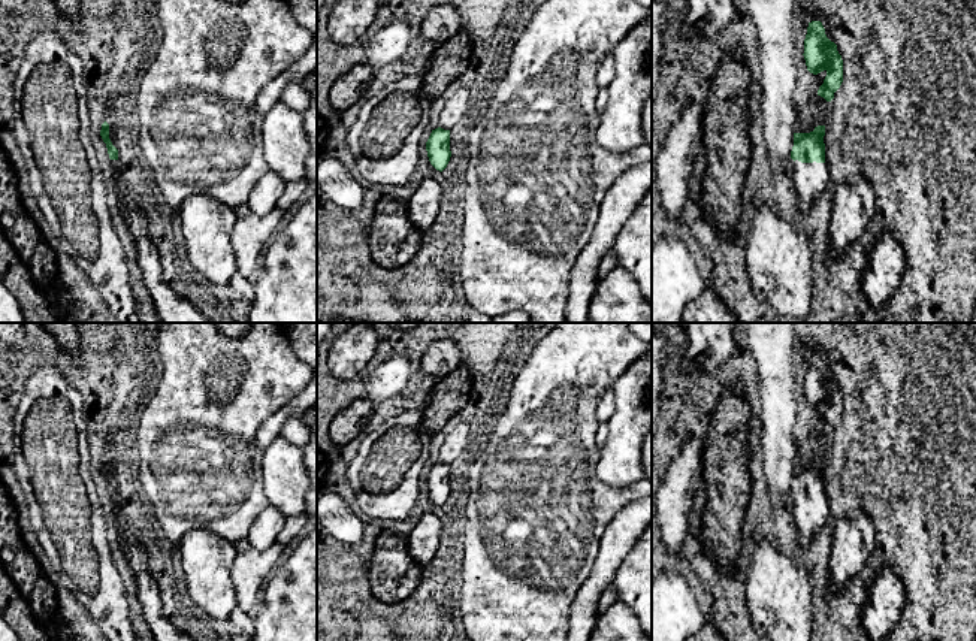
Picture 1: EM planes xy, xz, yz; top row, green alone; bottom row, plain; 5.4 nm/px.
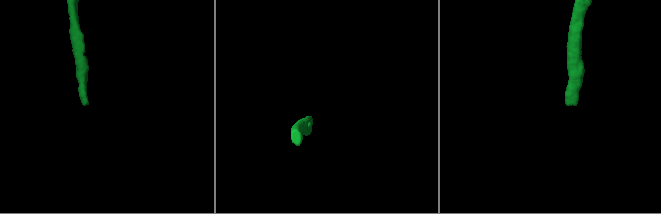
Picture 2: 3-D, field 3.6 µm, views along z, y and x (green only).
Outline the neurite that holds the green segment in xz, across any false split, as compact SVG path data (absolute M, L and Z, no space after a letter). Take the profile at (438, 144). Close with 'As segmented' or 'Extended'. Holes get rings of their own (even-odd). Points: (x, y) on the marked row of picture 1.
M441 127L432 130L427 142L426 142L426 151L430 164L442 172L451 157L450 151L450 130L444 130Z. As segmented

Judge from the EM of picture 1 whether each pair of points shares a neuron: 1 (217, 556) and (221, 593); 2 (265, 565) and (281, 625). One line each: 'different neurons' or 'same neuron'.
1: same neuron
2: different neurons

